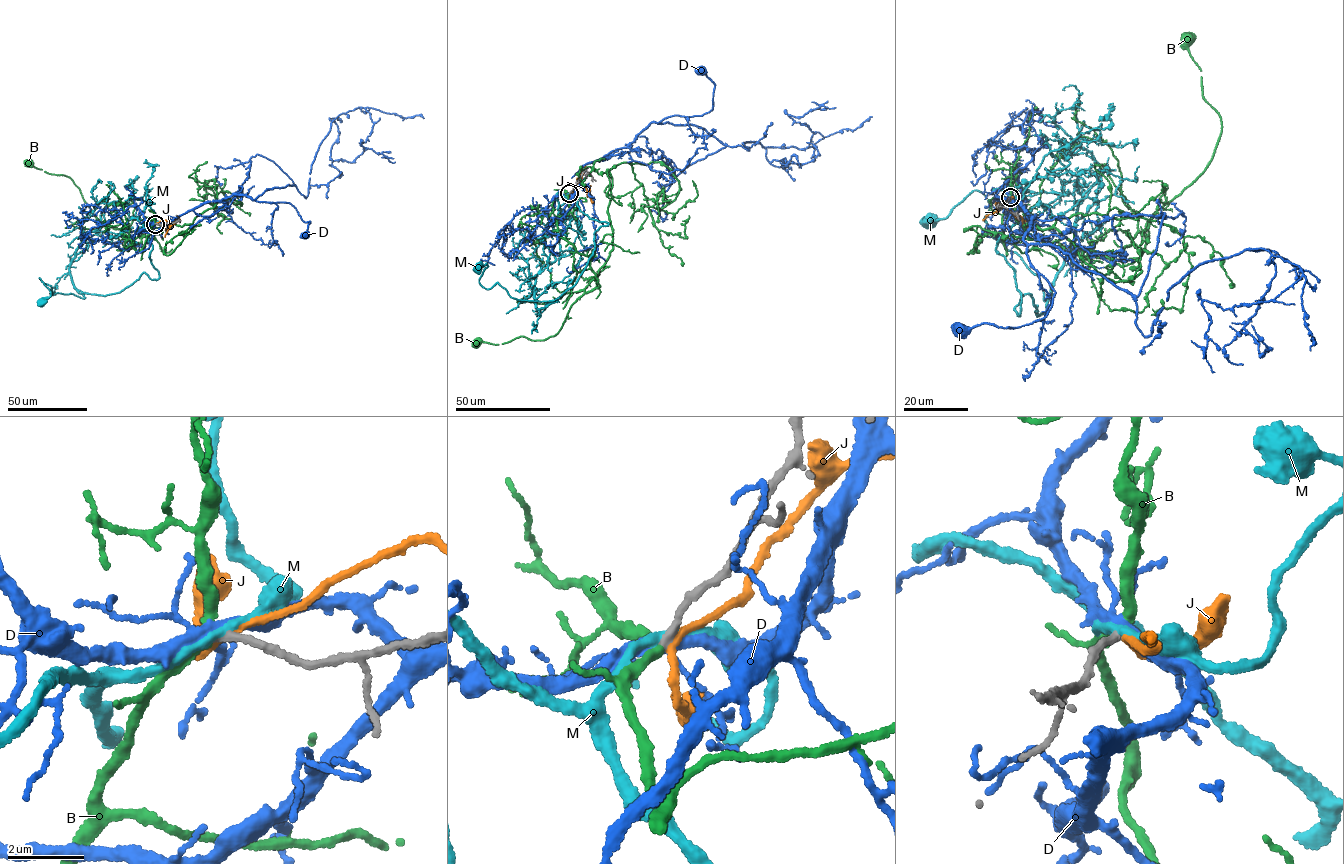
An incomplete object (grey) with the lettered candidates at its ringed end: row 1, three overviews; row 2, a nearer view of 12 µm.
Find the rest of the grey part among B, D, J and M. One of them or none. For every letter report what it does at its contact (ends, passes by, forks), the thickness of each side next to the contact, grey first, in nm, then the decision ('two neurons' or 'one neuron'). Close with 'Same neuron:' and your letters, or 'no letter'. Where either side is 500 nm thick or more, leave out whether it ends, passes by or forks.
B: it passes by; 200 nm thick on the grey side, 240 nm on the other; one neuron
D: it forks there; 200 nm thick on the grey side, 280 nm on the other; two neurons
J: it passes by; 220 nm thick on the grey side, 160 nm on the other; two neurons
M: it passes by; 220 nm thick on the grey side, 220 nm on the other; two neurons
Same neuron: B

